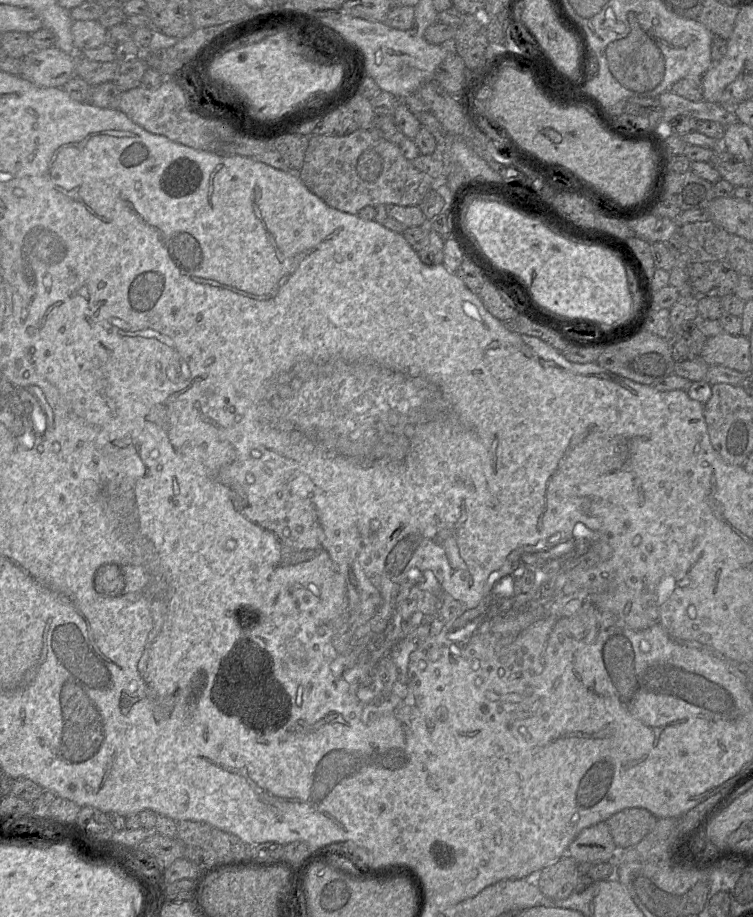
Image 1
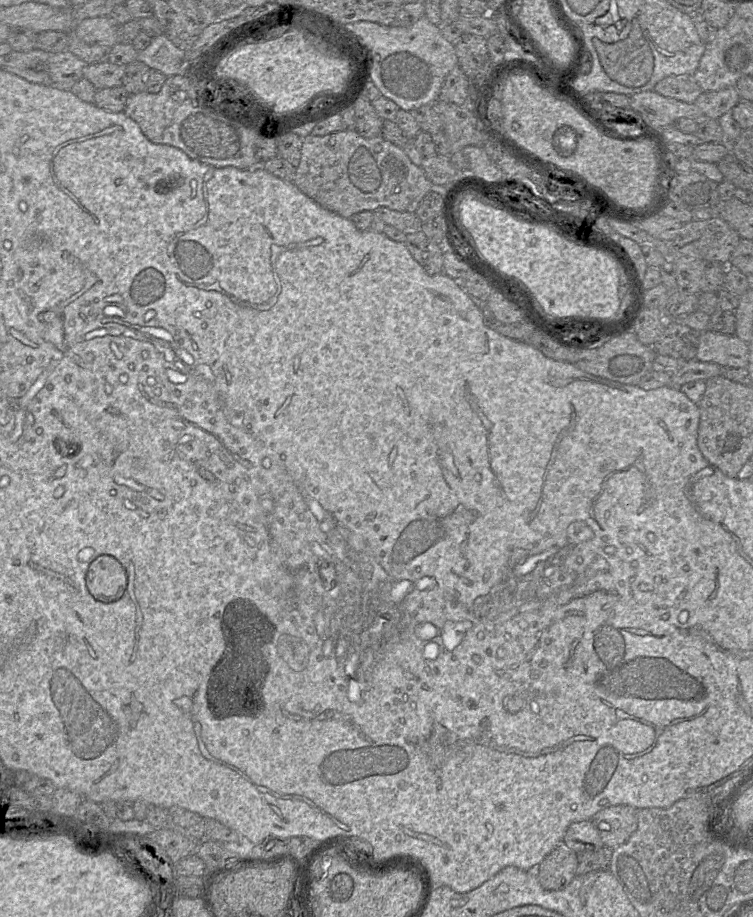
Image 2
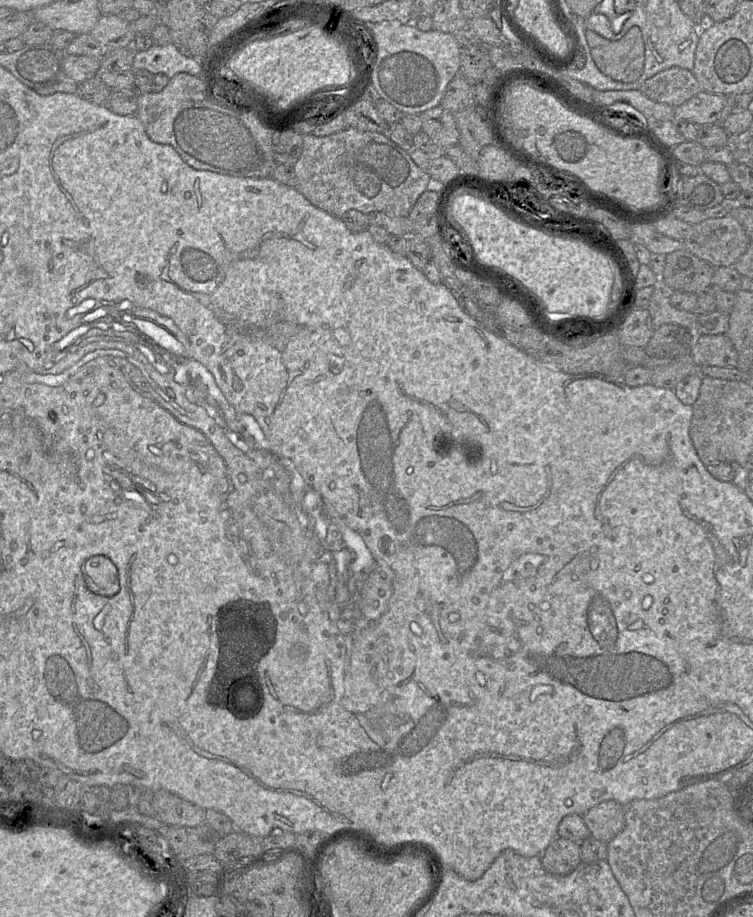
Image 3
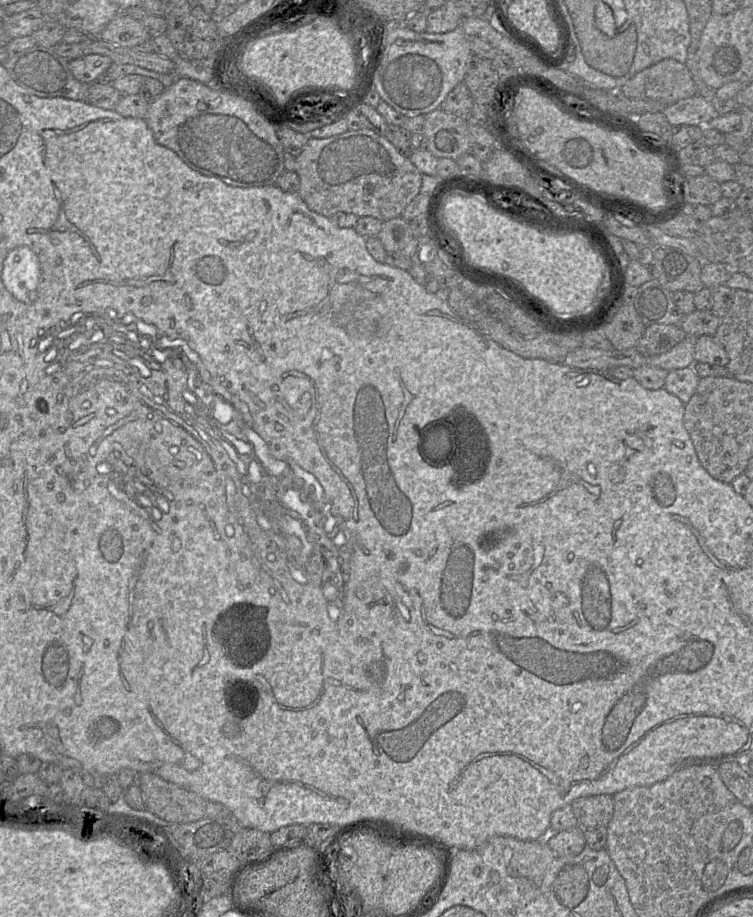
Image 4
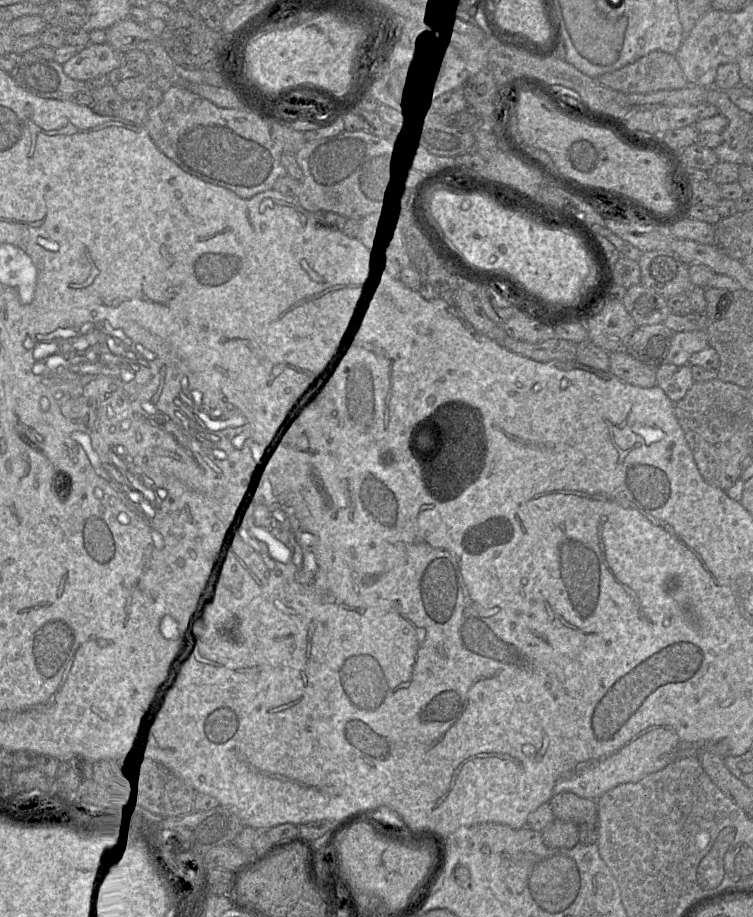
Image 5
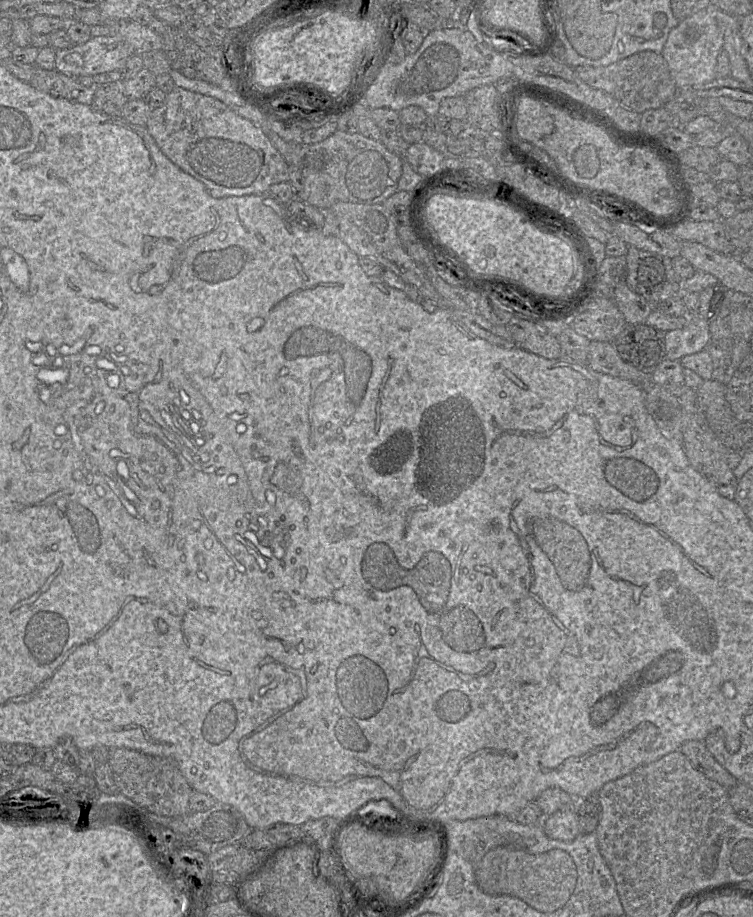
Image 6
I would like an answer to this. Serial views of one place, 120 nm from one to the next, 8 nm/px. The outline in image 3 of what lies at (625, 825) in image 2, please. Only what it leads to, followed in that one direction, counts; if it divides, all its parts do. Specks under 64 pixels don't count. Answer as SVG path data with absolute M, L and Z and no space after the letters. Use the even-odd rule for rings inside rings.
M615 800L603 801L582 815L590 836L608 843L625 827L625 812Z

